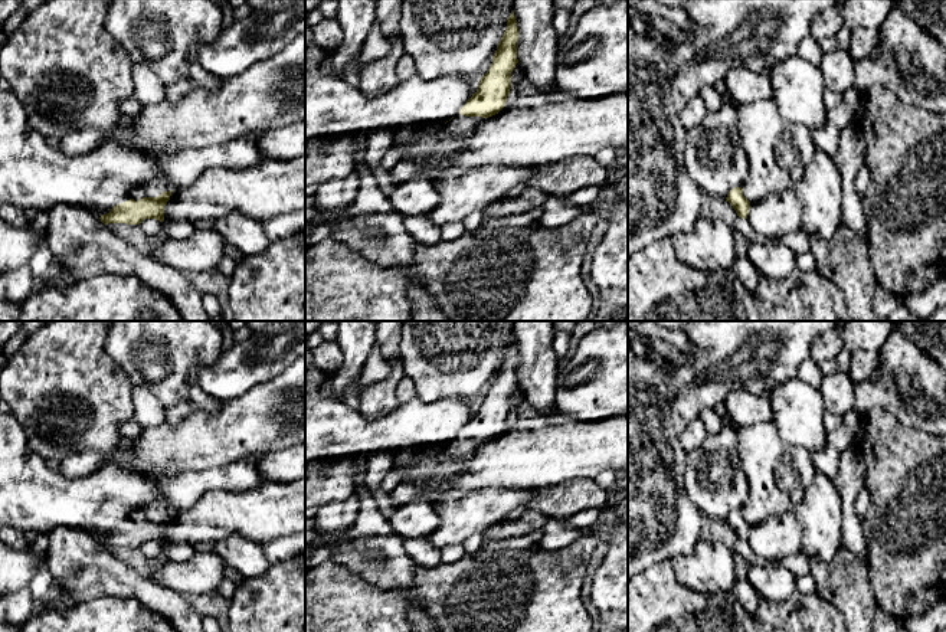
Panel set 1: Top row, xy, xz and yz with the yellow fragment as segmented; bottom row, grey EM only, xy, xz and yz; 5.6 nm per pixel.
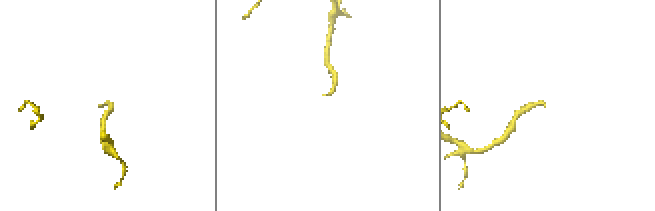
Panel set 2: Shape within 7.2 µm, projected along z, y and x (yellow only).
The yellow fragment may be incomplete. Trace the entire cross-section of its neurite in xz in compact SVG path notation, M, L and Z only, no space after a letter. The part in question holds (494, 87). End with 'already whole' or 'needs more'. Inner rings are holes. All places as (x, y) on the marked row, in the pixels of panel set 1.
M511 10L507 29L492 56L492 63L481 78L477 92L443 125L443 130L456 141L467 143L488 117L498 114L504 108L511 89L511 72L518 63L517 40L518 27Z; needs more

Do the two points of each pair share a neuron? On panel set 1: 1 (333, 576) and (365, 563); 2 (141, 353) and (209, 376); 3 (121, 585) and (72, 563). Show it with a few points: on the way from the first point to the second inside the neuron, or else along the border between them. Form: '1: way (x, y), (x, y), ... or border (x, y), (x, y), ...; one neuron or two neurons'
1: border (331, 559), (377, 586); two neurons
2: border (222, 351), (189, 375), (212, 398); two neurons
3: way (110, 576), (84, 567); one neuron

